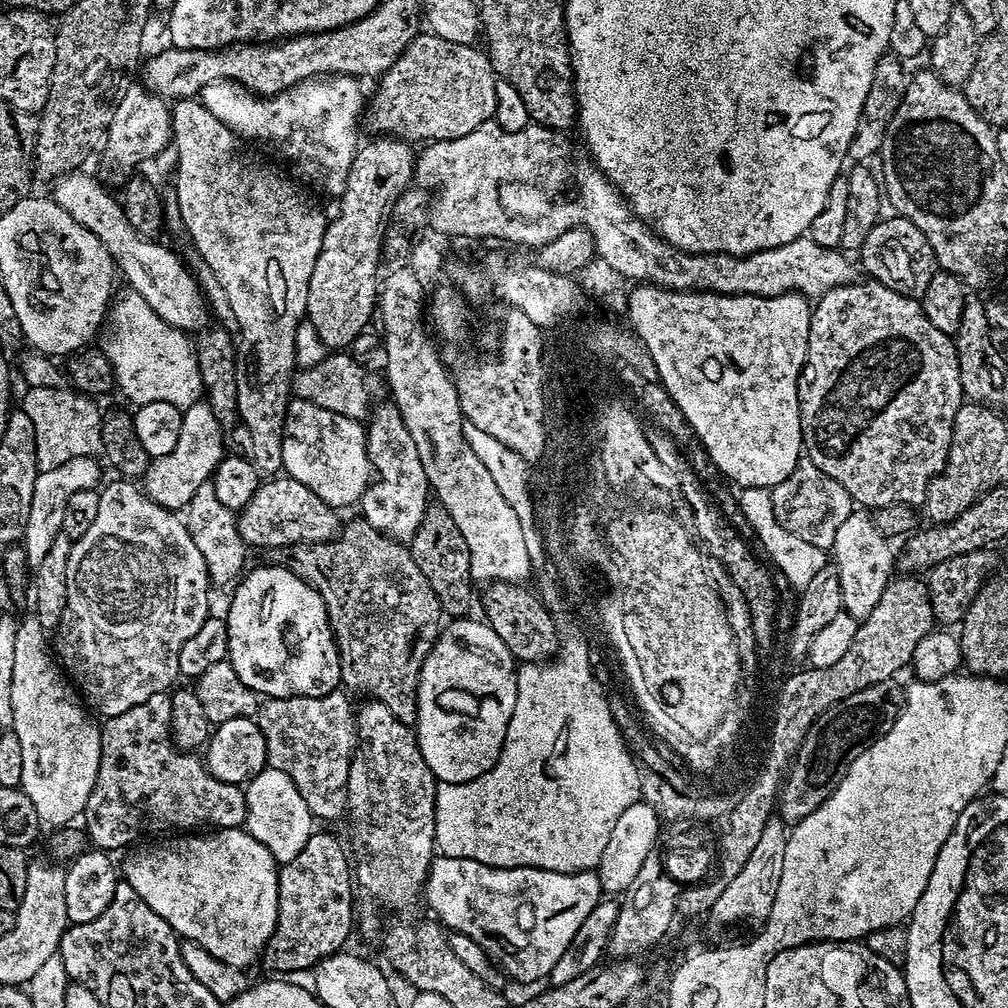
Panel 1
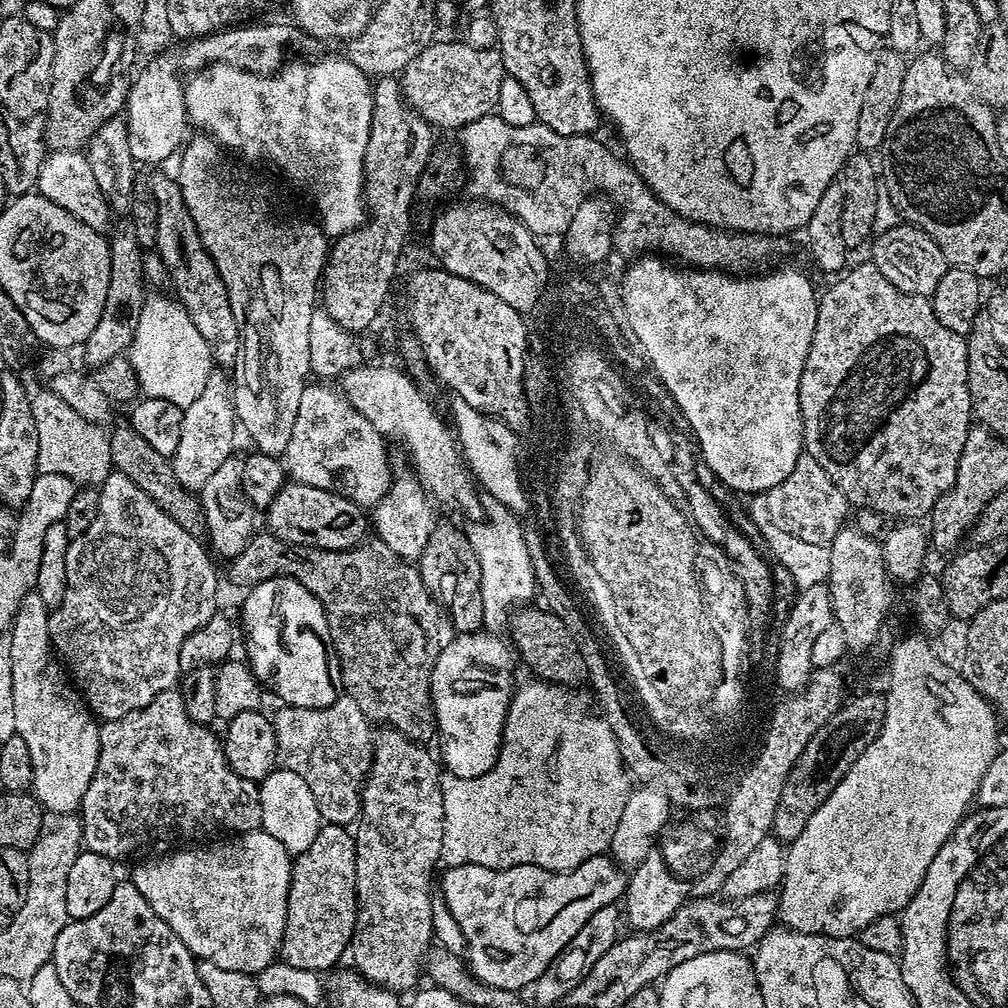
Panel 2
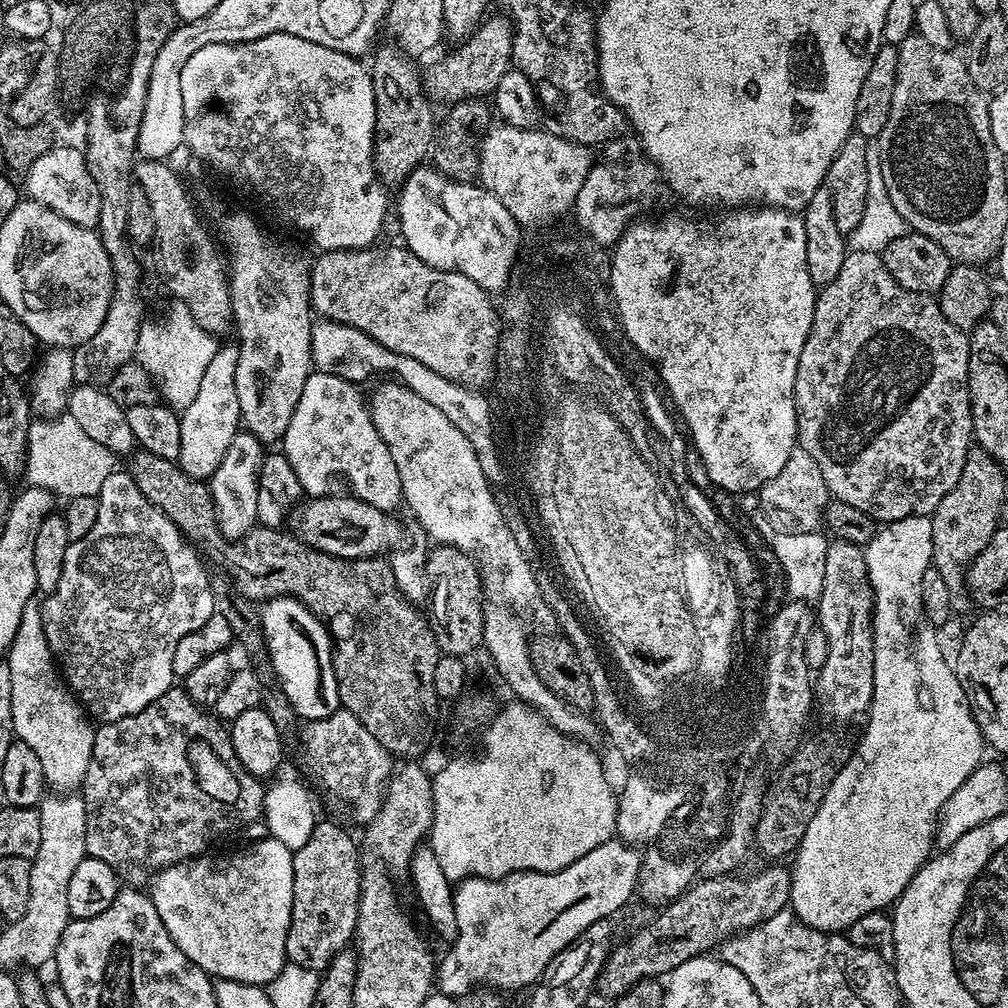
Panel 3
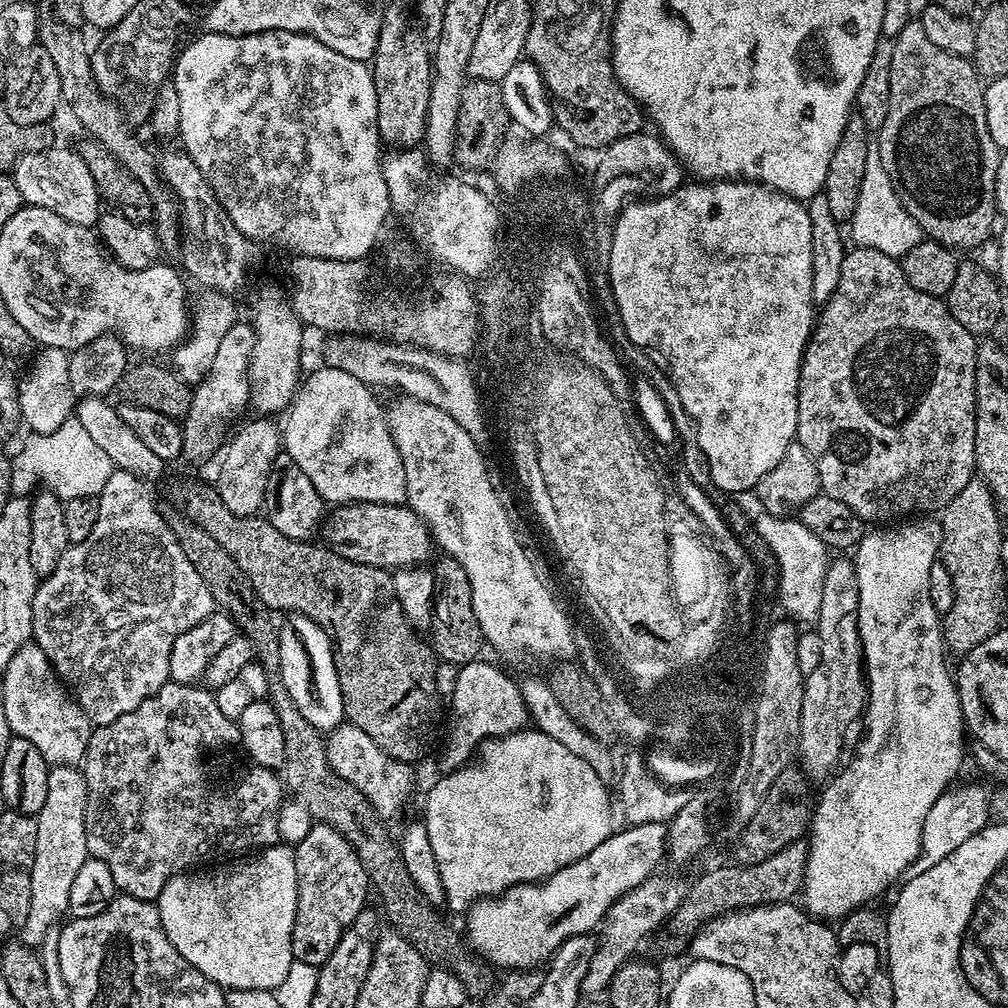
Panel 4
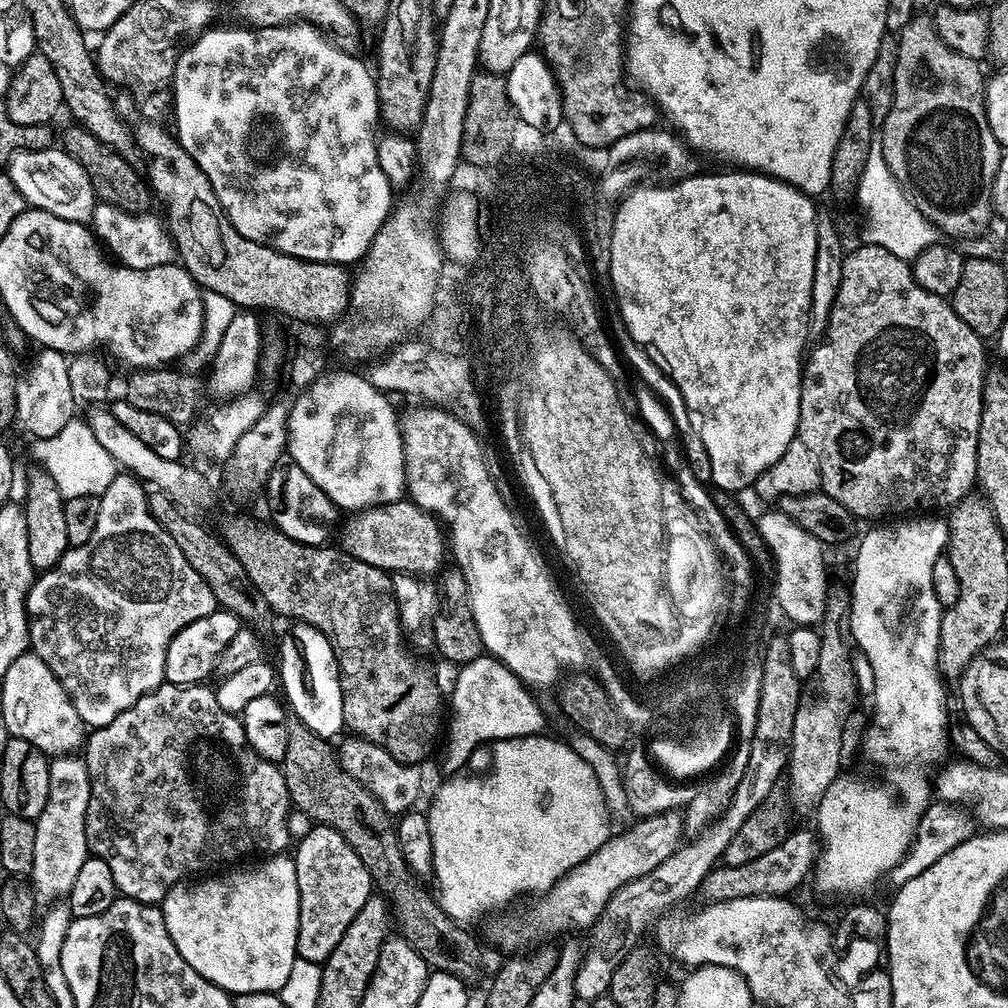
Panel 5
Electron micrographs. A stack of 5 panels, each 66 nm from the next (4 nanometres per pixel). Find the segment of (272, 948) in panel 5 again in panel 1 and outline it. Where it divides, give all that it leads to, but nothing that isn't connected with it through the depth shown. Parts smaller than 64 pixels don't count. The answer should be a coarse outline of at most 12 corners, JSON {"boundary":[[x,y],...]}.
{"boundary":[[243,827],[180,834],[122,876],[218,962],[261,959],[278,861]]}

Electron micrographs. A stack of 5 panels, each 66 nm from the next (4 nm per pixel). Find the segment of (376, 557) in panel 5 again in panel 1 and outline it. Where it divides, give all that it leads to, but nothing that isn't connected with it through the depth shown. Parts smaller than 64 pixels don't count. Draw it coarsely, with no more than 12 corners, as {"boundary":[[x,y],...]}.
{"boundary":[[280,474],[239,509],[249,549],[322,543],[337,509]]}

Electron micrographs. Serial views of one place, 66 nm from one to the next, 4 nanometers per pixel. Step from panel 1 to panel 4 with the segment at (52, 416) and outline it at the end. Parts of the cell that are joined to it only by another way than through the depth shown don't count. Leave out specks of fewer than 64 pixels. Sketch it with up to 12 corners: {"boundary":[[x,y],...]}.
{"boundary":[[74,416],[29,433],[11,490],[98,496],[114,471]]}

